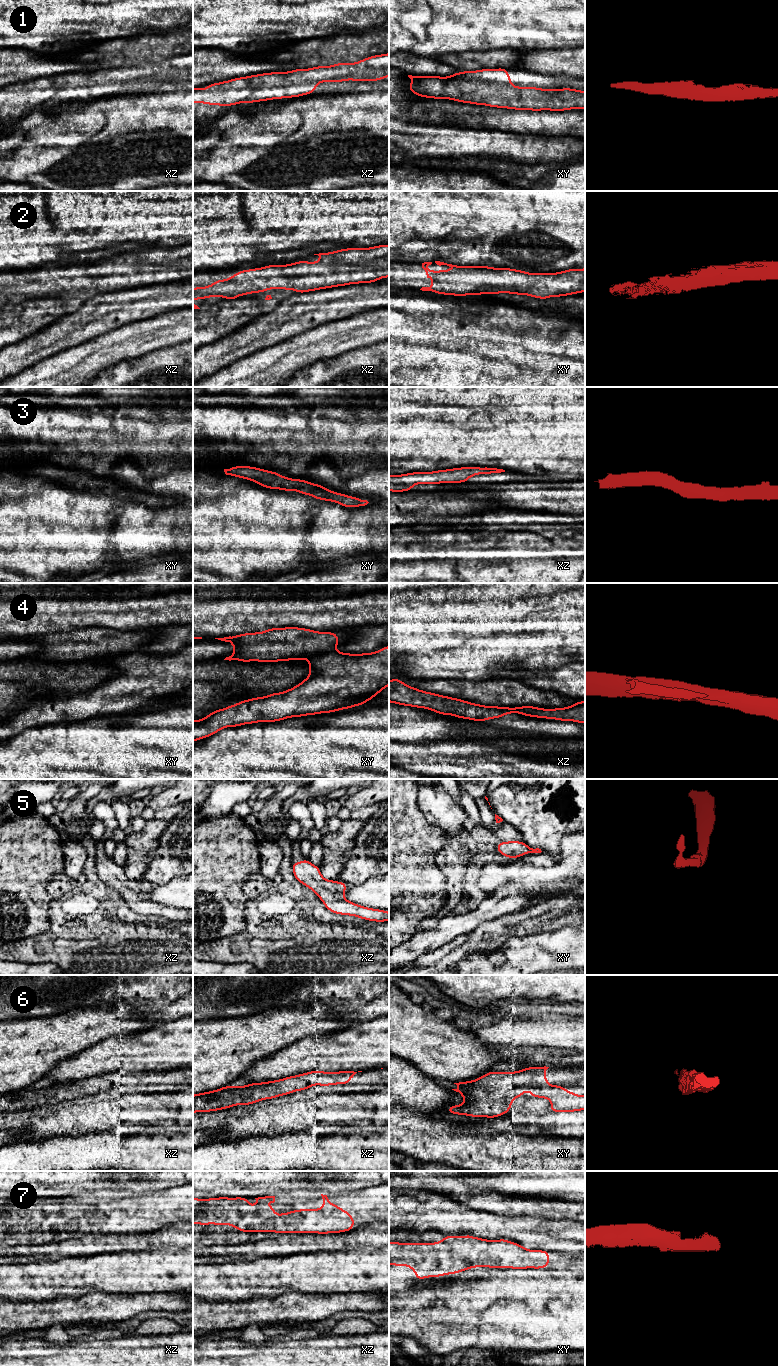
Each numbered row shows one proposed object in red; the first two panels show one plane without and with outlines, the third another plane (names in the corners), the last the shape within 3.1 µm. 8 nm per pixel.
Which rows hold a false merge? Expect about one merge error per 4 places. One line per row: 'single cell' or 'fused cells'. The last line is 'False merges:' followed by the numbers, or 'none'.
1: single cell
2: single cell
3: single cell
4: fused cells
5: single cell
6: single cell
7: single cell
False merges: 4

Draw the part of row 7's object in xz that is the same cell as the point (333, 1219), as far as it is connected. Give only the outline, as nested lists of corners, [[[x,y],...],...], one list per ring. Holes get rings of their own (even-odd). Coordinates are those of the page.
[[[321,1194],[323,1199],[323,1207],[320,1209],[307,1209],[302,1208],[300,1211],[297,1209],[292,1210],[289,1213],[280,1213],[275,1215],[275,1208],[271,1206],[275,1202],[275,1196],[258,1197],[256,1204],[251,1207],[249,1205],[250,1198],[243,1197],[218,1197],[208,1199],[197,1199],[193,1197],[193,1224],[200,1224],[207,1226],[210,1223],[213,1225],[230,1225],[235,1227],[240,1232],[276,1232],[283,1233],[317,1233],[317,1234],[329,1234],[329,1233],[341,1233],[346,1231],[352,1231],[355,1225],[354,1218],[351,1213],[338,1207],[335,1203],[331,1204],[327,1195]]]

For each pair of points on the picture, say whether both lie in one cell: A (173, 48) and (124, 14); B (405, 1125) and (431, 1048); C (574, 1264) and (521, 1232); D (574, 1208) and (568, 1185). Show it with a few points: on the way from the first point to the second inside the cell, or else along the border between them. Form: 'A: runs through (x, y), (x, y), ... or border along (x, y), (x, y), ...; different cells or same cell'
A: border along (142, 34), (140, 36); different cells
B: border along (403, 1059), (411, 1062), (432, 1078); different cells
C: border along (572, 1256), (574, 1257); different cells
D: border along (549, 1198), (574, 1202); different cells

